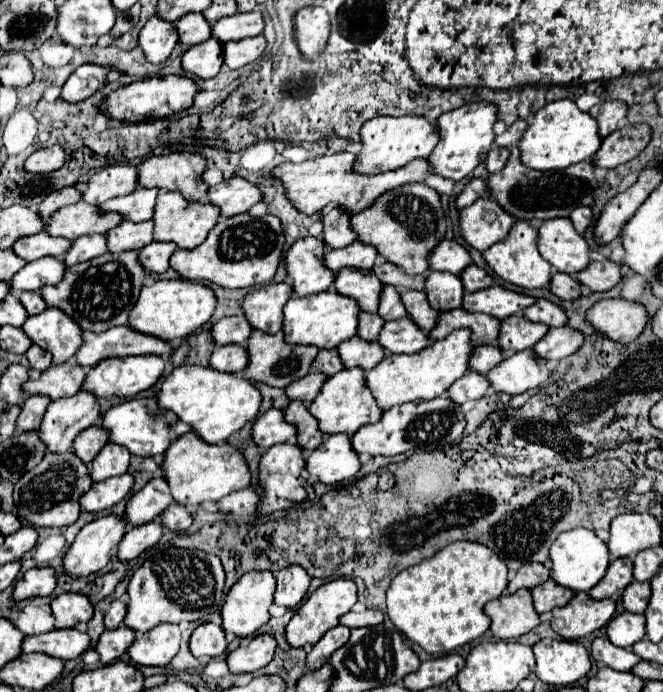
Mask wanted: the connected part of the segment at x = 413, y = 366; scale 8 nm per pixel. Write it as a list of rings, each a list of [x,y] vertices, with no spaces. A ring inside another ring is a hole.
[[[454,330],[446,338],[426,346],[416,354],[386,354],[380,364],[366,372],[364,382],[372,396],[376,398],[382,410],[388,410],[396,404],[412,402],[412,400],[432,400],[442,396],[448,390],[448,384],[464,376],[468,370],[468,356],[472,354],[472,344],[468,344],[468,332]]]

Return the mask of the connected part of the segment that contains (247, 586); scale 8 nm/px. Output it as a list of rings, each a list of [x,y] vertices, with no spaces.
[[[250,572],[244,574],[228,592],[222,606],[222,628],[238,638],[252,636],[260,626],[270,620],[268,608],[274,596],[272,572]]]

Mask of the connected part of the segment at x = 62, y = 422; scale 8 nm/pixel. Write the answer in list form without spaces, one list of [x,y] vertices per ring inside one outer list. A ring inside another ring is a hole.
[[[80,390],[72,398],[48,404],[38,430],[38,438],[46,444],[46,452],[52,454],[68,452],[72,440],[98,420],[100,420],[100,408],[96,398]]]

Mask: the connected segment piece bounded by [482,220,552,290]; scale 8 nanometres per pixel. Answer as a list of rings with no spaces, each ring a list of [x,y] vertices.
[[[518,222],[510,228],[508,236],[496,244],[492,244],[488,250],[482,252],[486,264],[492,268],[496,276],[500,276],[504,282],[532,290],[532,288],[546,288],[548,280],[552,278],[552,266],[542,260],[540,252],[536,252],[536,228],[532,228],[528,222]]]

